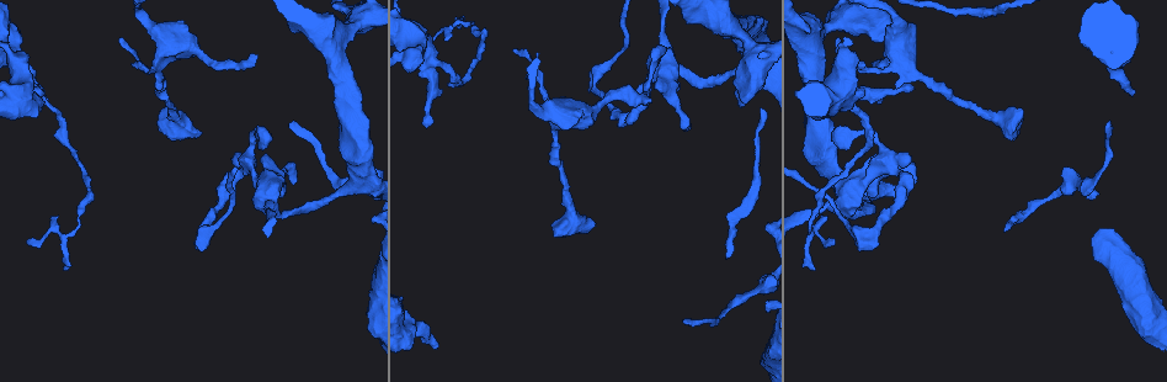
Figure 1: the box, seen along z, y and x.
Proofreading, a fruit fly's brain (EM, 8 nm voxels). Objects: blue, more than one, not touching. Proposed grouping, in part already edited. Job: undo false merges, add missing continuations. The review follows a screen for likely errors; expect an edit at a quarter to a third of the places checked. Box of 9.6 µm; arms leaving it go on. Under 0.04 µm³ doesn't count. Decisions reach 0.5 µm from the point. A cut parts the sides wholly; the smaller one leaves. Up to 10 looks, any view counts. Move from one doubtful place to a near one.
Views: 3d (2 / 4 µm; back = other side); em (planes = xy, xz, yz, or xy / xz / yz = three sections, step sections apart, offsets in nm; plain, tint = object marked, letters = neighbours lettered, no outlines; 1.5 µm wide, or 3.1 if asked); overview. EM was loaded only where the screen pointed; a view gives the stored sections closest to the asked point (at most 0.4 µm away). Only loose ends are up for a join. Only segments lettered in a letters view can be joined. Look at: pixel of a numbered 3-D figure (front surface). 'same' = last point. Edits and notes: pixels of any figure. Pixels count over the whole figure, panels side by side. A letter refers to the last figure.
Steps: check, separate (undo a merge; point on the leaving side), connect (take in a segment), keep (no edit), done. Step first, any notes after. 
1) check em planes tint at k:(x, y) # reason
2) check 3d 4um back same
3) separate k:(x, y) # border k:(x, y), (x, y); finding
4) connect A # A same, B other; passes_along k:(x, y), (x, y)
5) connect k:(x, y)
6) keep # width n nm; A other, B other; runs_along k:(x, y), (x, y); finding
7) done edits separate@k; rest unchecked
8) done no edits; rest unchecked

check 3d 2um at 1:(1133, 96) # branch stops here

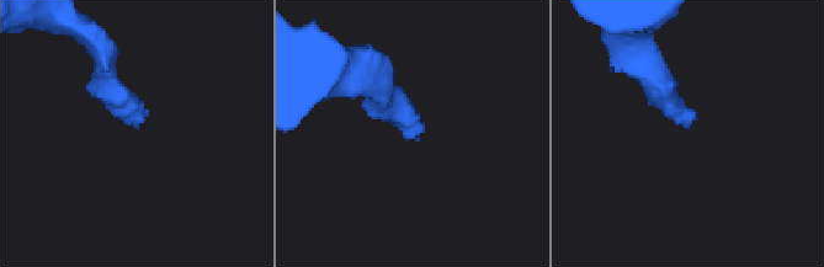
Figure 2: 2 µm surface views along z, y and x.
check em yz step 4 tint at 2:(142, 121) # shape alone is not enough

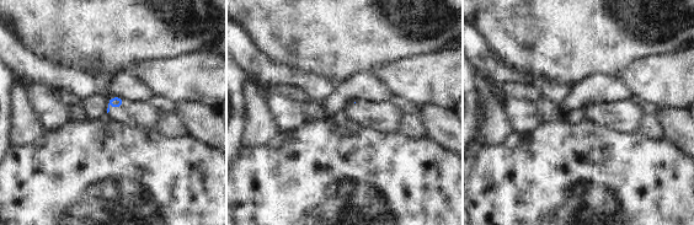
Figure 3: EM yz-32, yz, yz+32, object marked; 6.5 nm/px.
check em planes letters same # another direction

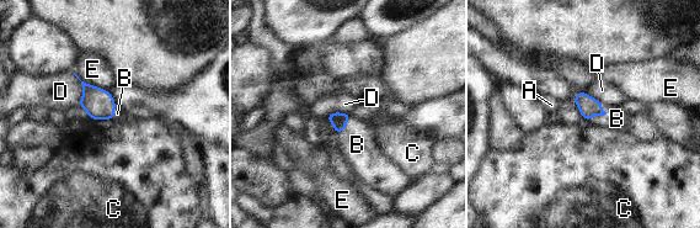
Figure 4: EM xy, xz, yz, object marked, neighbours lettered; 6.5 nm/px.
connect B # A other, B same, C other, D other, E other; it goes on there

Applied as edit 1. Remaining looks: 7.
check em planes letters at 1:(459, 27) # thin end

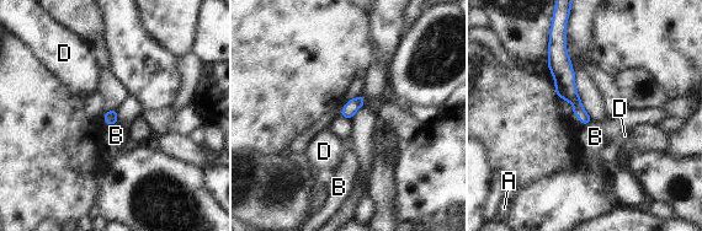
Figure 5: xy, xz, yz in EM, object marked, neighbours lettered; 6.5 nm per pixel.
keep # A other, B other, D other; border 5:(117, 122), (107, 125); no lettered segment goes on from it

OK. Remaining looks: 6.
check 3d 4um at 1:(270, 215) # narrows sharply

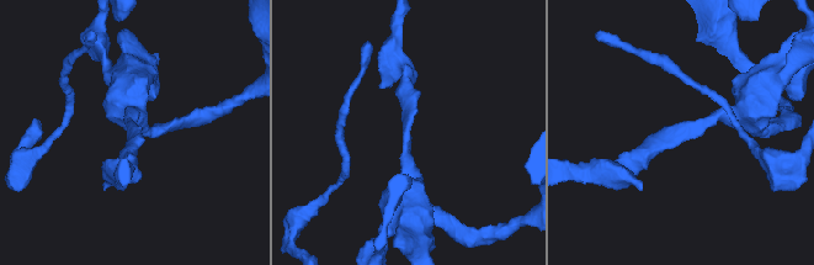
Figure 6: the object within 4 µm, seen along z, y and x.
check em planes tint at 6:(133, 127)

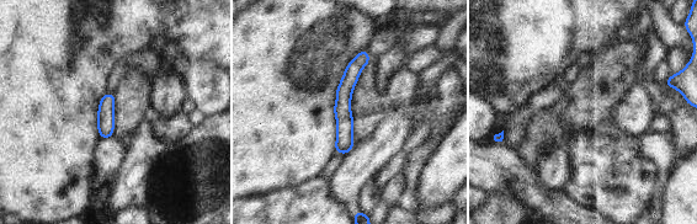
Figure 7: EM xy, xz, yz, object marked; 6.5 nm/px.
check em planes letters same

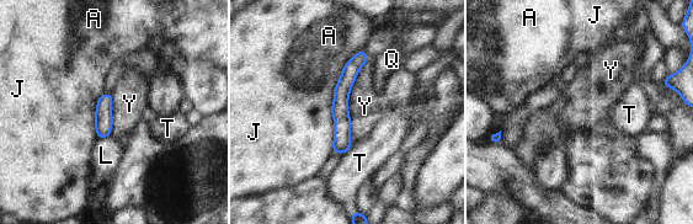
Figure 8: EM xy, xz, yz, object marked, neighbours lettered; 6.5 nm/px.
keep # longest_contact Y 600 nm; A other, J other, L other, Q other, T other, Y other; runs_along 8:(361, 54), (341, 91), (340, 149); all the same cell

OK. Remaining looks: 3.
done edits connect@4; rest unchecked

